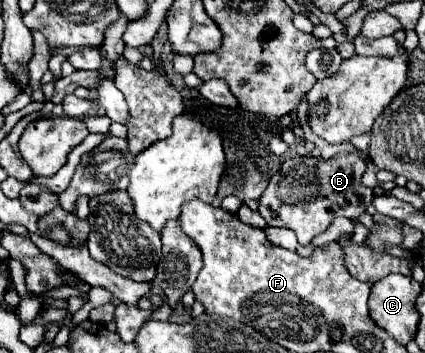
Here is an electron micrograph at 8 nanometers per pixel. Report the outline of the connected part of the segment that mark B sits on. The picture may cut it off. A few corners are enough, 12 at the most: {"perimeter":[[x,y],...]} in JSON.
{"perimeter":[[358,154],[286,160],[258,212],[308,246],[374,192]]}

